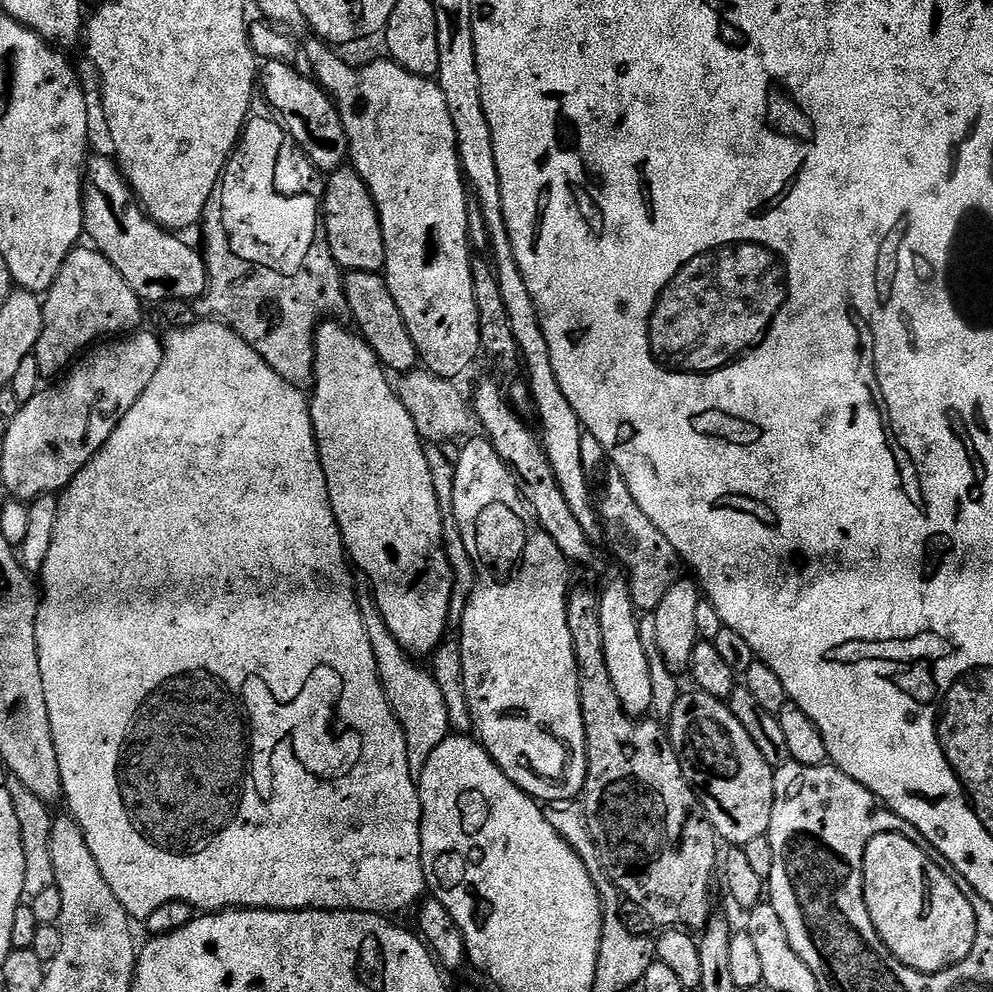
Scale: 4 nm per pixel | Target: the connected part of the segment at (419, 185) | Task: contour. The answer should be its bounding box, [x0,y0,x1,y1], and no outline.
[308,38,481,381]

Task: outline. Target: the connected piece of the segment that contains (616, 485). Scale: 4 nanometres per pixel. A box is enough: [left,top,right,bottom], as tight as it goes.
[599,463,682,614]

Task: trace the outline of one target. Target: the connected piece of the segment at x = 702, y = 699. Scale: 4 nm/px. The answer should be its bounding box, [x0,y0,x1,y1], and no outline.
[670,690,774,846]

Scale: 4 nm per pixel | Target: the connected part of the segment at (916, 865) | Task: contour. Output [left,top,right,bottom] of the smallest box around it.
[863,832,977,975]

